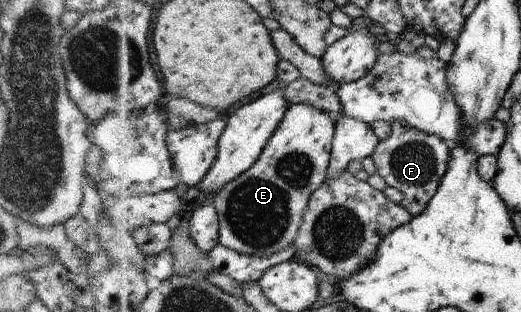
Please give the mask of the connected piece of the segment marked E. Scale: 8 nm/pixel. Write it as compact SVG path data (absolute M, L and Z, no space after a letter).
M309 103L292 105L259 161L212 197L220 215L221 244L247 255L273 257L296 243L314 193L330 177L338 121Z

